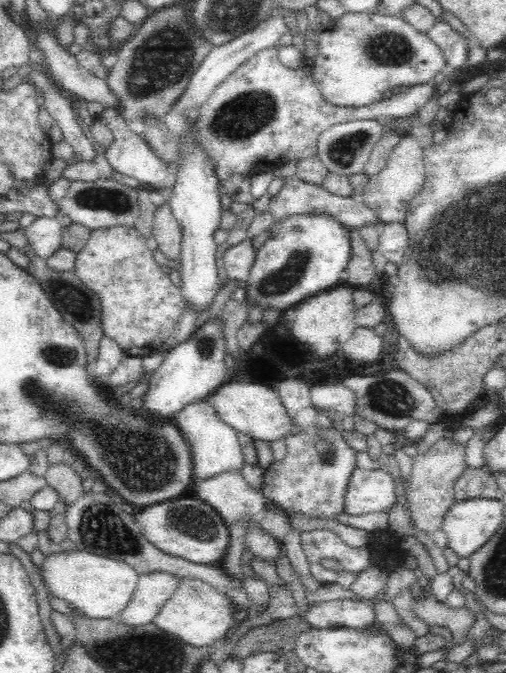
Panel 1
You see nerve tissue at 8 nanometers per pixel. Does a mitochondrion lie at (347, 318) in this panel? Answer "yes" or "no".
no

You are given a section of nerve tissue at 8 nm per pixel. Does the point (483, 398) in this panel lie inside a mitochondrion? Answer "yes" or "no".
no

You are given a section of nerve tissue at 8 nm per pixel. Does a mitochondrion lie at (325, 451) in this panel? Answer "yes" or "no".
yes

